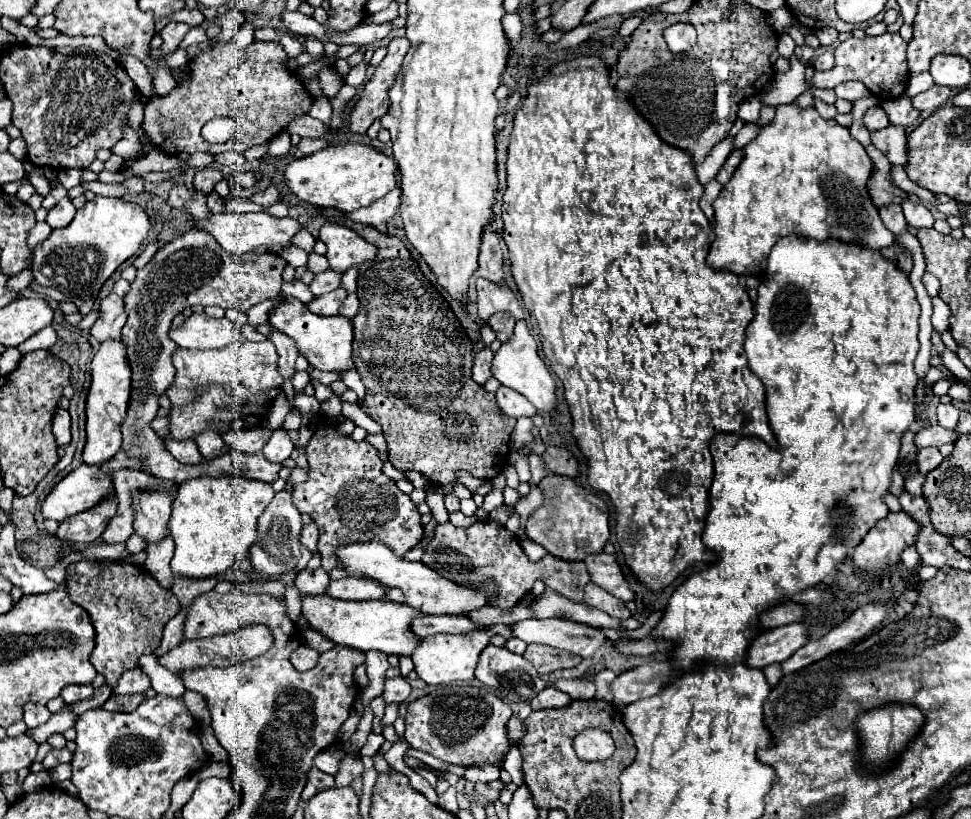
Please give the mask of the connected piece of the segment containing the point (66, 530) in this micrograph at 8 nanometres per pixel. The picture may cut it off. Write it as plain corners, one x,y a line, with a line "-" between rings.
109,496
91,510
79,512
59,524
57,536
77,544
91,544
105,532
105,526
117,514
117,496

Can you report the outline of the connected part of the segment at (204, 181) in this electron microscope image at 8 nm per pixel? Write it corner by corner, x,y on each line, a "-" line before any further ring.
207,166
207,168
203,168
203,170
199,170
199,172
195,174
195,178
193,178
193,188
209,194
219,180
223,180
223,172
221,172
219,168

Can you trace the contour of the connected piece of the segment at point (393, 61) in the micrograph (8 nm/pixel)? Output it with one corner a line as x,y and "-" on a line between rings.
393,38
389,42
389,52
383,58
383,62
377,66
371,80
363,86
363,92
357,100
357,104
351,108
345,130
351,134
365,134
367,128
373,124
373,120
381,118
385,110
389,108
389,96
387,90
393,84
393,78
397,70
401,68
401,62
409,50
407,38

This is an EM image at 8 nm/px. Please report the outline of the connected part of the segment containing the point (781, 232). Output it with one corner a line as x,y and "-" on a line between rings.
783,104
777,108
775,112
775,118
773,122
769,122
767,126
763,126
763,130
759,132
759,136
755,140
751,140
747,146
745,146
745,156
741,160
741,164
737,166
733,178
723,186
719,198
713,202
713,208
715,208
715,242
711,244
711,250
709,250
709,256
707,256
707,264
713,268
713,270
729,270
733,274
743,274
743,276
755,276
755,278
763,278
767,274
767,258
769,258
769,252
771,248
785,236
789,234
797,234
797,236
803,236
803,238
813,238
817,242
823,242
823,240
839,240
839,242
845,242
845,244
857,244
857,246
863,246
863,248
871,248
871,250
881,250
881,248
887,248
895,242
893,234
889,234
889,230
883,226
881,222
881,216
879,216
879,208
873,204
871,196
869,196
869,190
867,190
867,184
869,184
869,178
873,174
873,160
867,156
865,148
849,134
849,128
843,128
839,126
835,120
825,120
819,116
819,112
815,108
807,108
807,110
801,110
797,108
795,104

